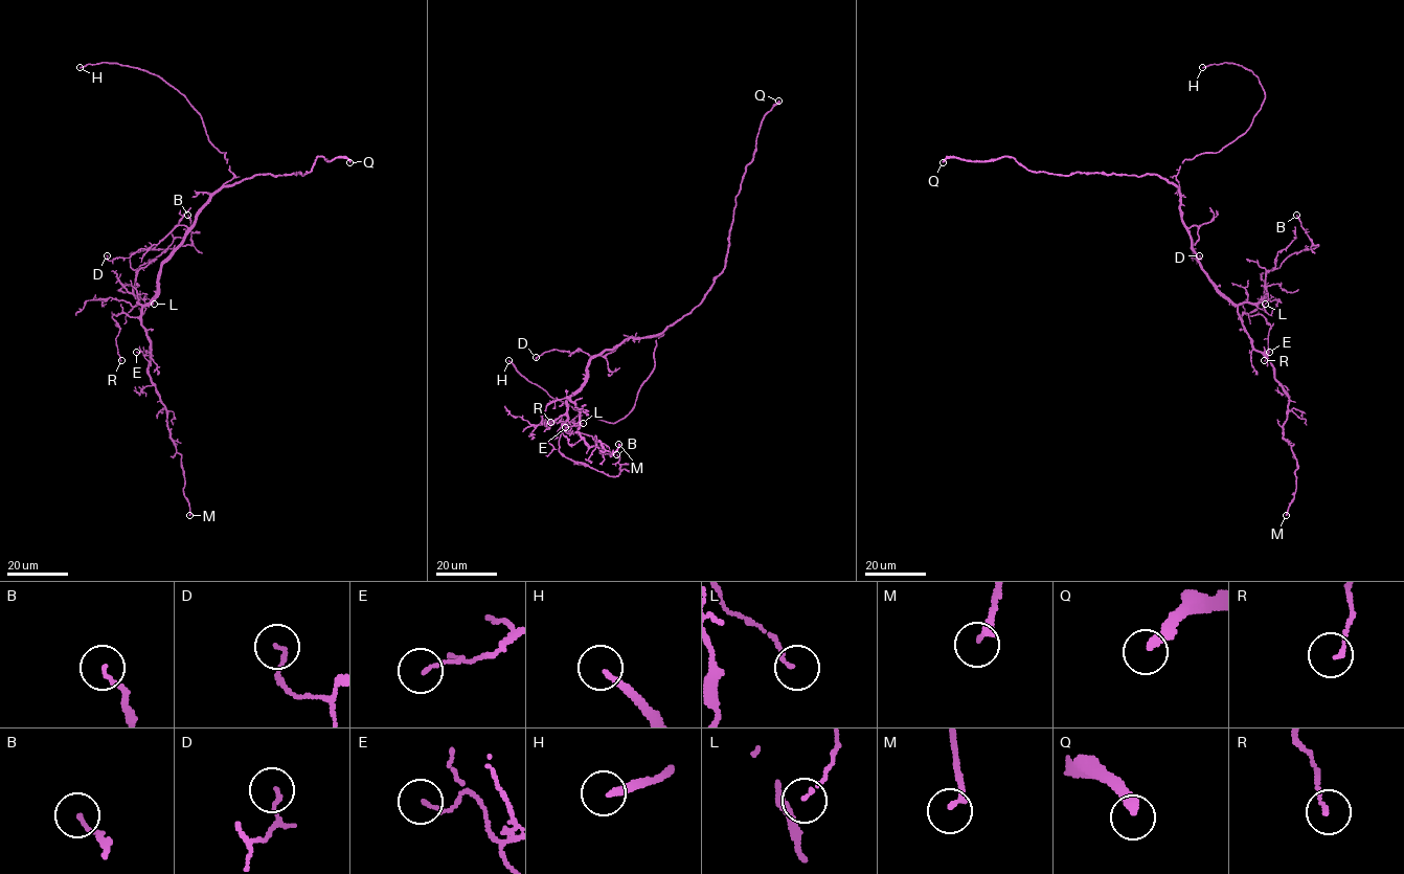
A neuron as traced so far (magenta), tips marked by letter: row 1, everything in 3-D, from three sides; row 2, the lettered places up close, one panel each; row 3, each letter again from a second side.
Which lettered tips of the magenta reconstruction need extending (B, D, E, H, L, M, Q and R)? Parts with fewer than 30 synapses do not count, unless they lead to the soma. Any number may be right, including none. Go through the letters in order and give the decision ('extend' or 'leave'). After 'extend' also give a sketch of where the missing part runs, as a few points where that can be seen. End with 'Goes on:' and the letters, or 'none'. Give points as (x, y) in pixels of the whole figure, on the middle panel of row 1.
B: leave
D: leave
E: leave
H: extend | (508, 360), (488, 342), (470, 315)
L: leave
M: leave
Q: extend | (778, 101), (786, 90), (785, 76), (794, 67), (796, 57), (809, 46), (822, 8)
R: leave
Goes on: H, Q

